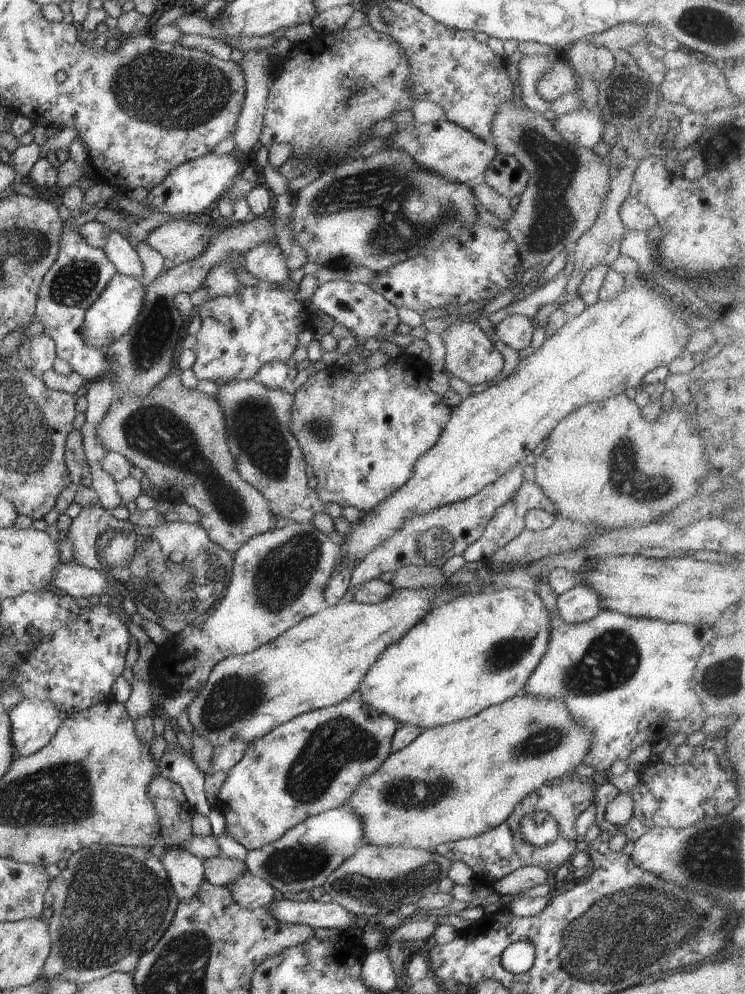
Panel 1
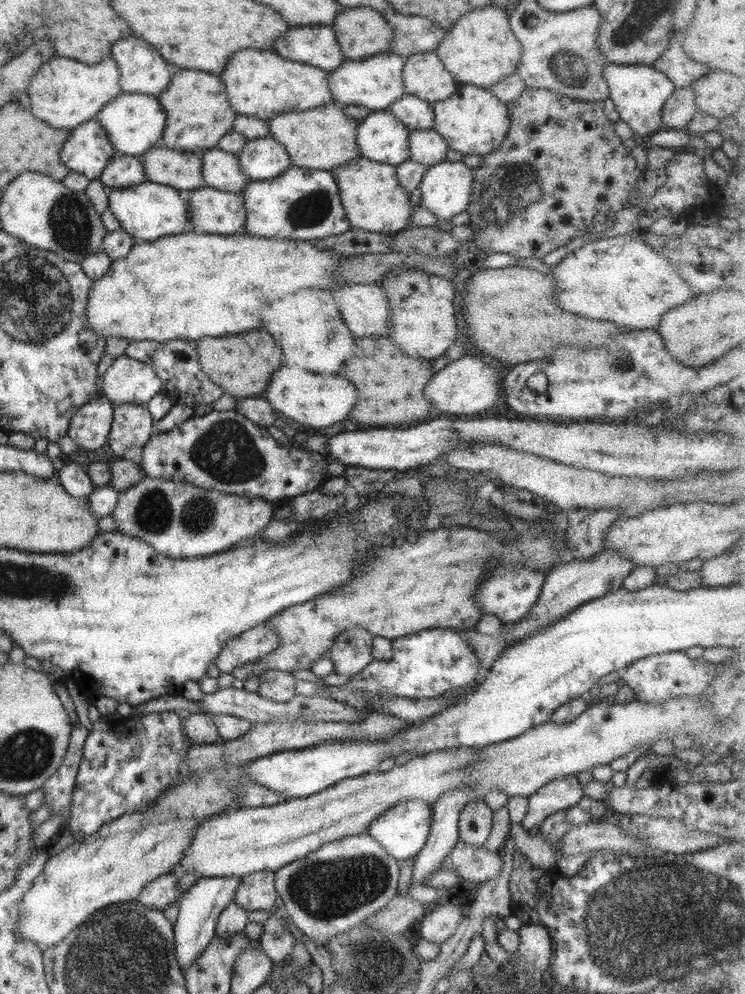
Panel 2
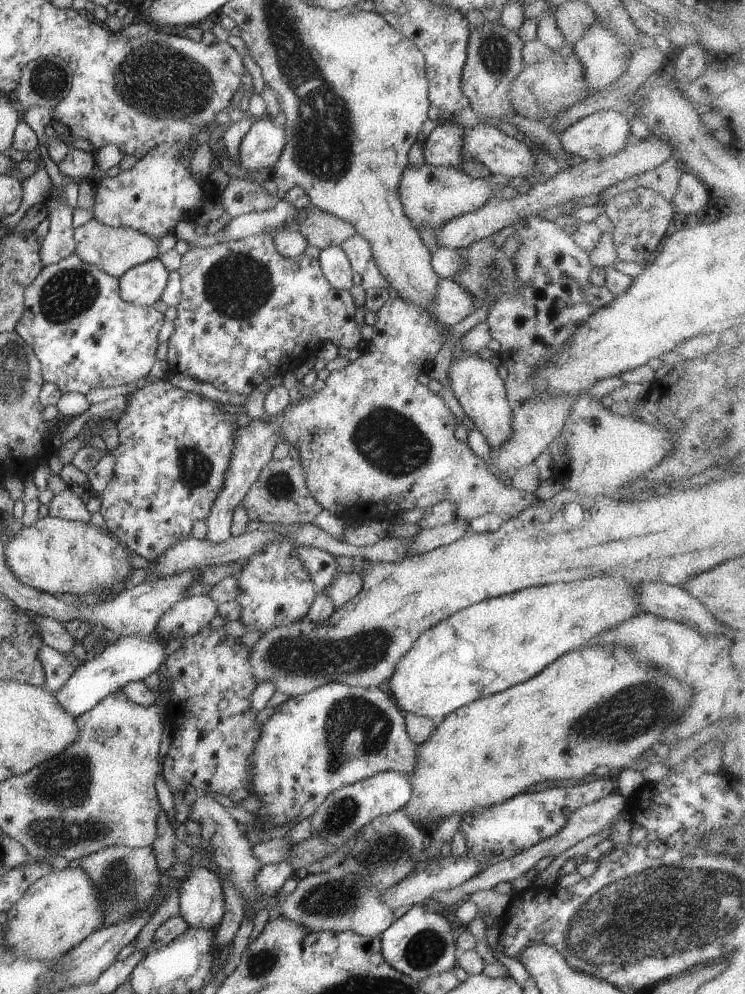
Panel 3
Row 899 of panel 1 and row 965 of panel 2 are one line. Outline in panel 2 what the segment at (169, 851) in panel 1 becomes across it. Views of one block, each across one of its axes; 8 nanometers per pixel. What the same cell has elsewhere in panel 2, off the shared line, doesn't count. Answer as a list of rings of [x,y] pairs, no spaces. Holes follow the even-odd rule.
[[[204,877],[181,894],[177,901],[178,916],[173,922],[175,958],[181,969],[188,969],[205,952],[216,938],[216,926],[220,913],[236,899],[240,877]]]

